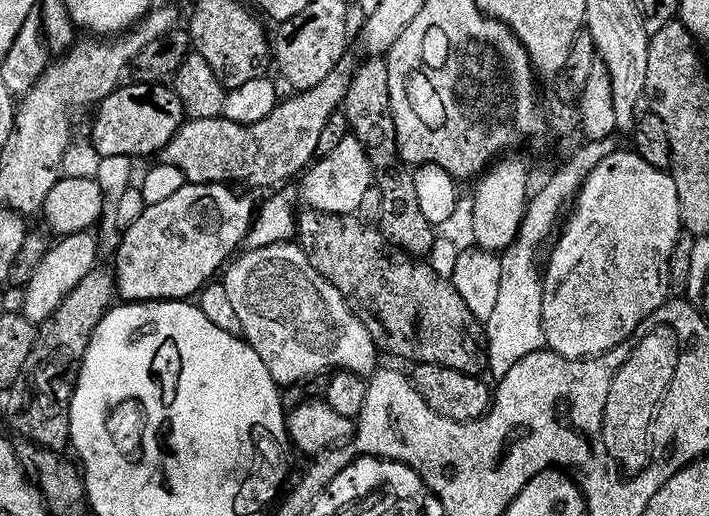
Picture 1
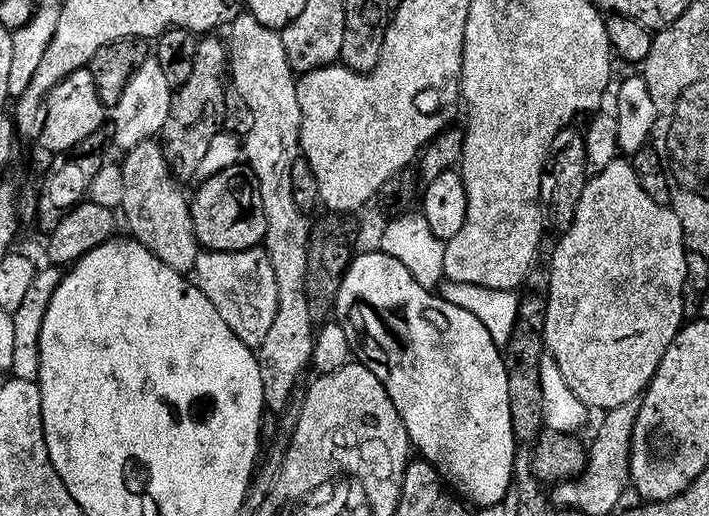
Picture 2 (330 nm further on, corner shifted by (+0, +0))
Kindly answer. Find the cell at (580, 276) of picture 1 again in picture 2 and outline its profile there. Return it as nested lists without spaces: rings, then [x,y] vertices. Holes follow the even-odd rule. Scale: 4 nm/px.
[[[618,158],[610,166],[599,169],[589,179],[588,185],[584,187],[582,198],[578,202],[578,208],[574,214],[574,220],[567,232],[559,237],[560,245],[555,245],[550,265],[551,276],[549,288],[546,293],[548,299],[548,313],[546,314],[544,343],[547,355],[562,370],[562,378],[566,378],[566,386],[574,390],[574,394],[589,410],[609,410],[614,407],[623,406],[632,398],[644,395],[648,391],[648,383],[654,378],[662,358],[666,358],[666,350],[674,342],[681,328],[686,323],[684,315],[684,283],[686,282],[686,258],[689,251],[684,246],[684,235],[682,234],[682,222],[678,222],[678,214],[672,211],[666,204],[654,202],[646,190],[638,182],[638,174],[633,170],[627,159]]]

